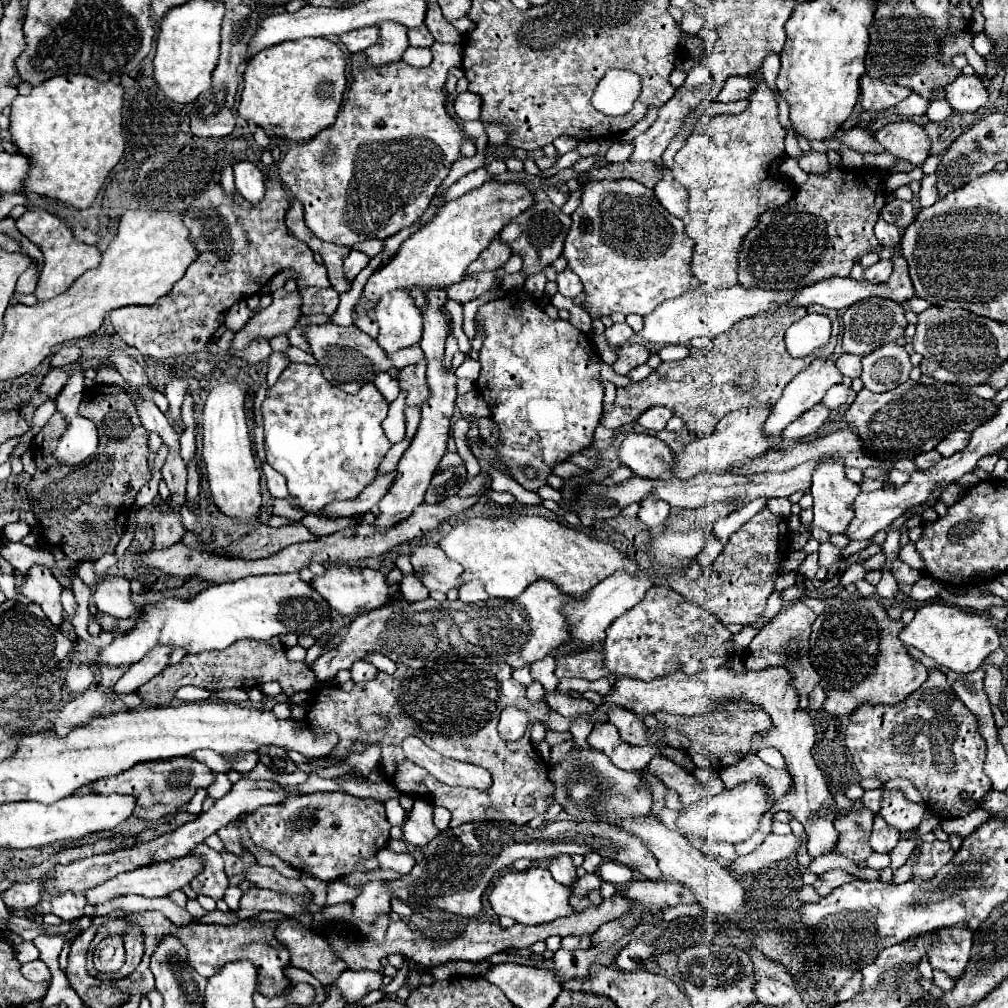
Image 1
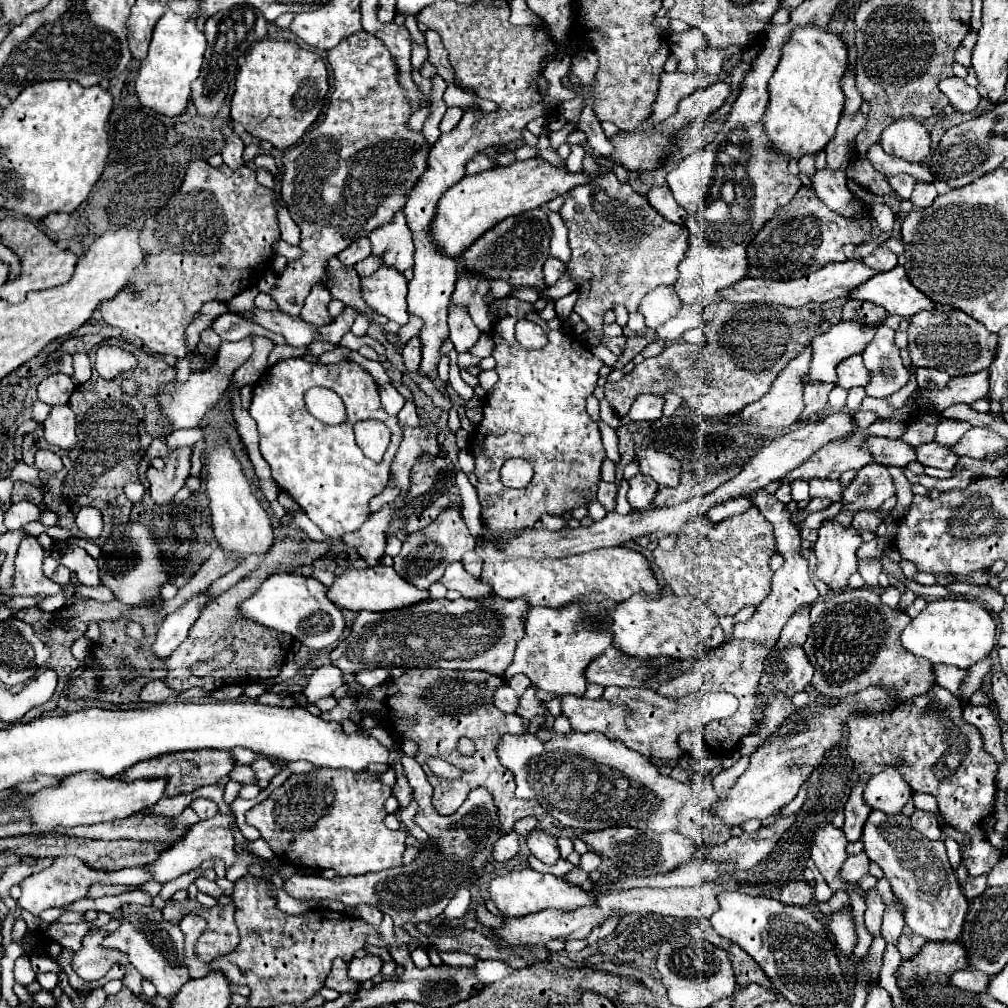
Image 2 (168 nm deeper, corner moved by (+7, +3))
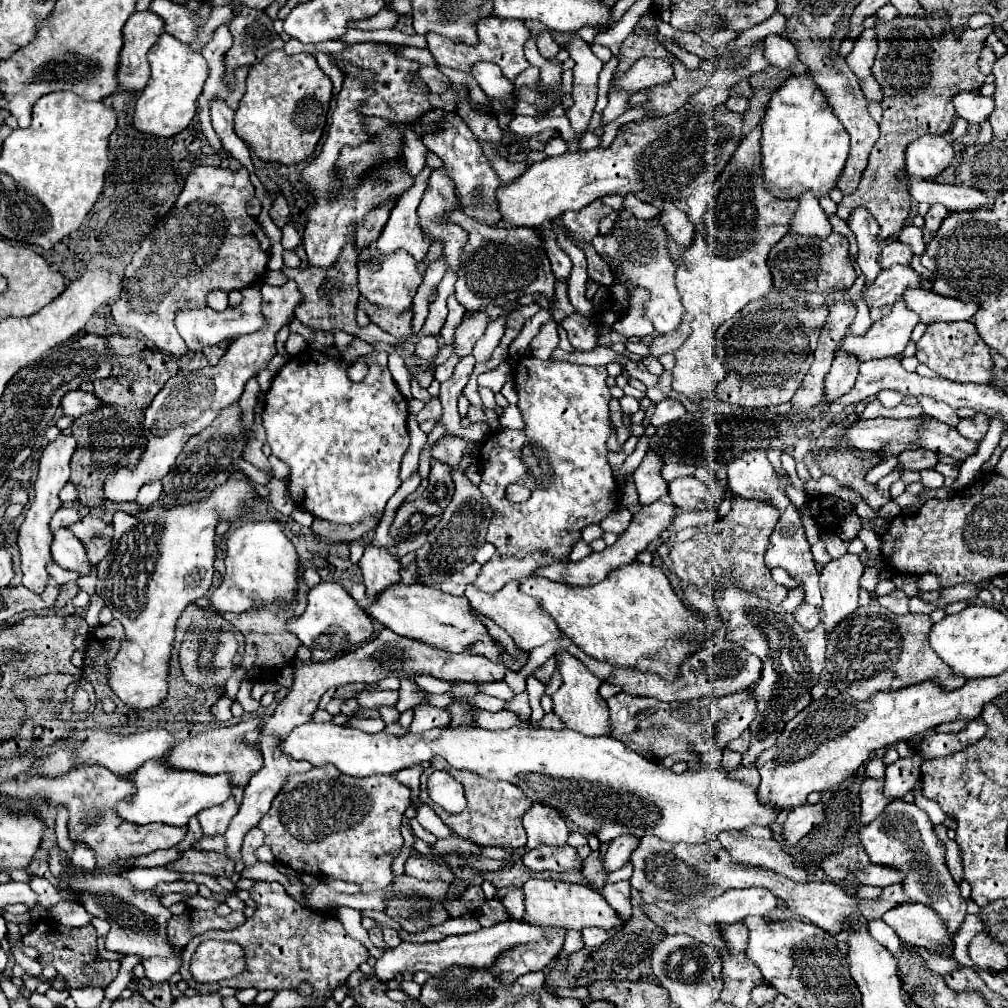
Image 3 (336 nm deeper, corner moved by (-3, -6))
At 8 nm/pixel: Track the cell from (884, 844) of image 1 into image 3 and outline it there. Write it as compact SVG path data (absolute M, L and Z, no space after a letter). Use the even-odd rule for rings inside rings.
M892 800L874 822L860 828L858 836L872 862L904 870L906 880L902 882L902 886L906 894L918 902L928 900L928 906L942 918L948 932L958 932L966 916L966 900L960 896L960 888L950 876L944 858L944 844L936 838L932 822L928 820L924 810L904 800Z

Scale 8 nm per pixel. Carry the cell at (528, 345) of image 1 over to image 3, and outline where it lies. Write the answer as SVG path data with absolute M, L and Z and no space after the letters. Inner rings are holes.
M524 356L518 360L518 366L516 366L516 392L518 392L518 408L524 416L524 422L526 422L526 430L500 430L500 432L494 432L490 434L482 448L480 448L480 462L482 462L482 482L480 482L480 492L488 498L490 506L494 506L494 518L490 522L490 528L488 528L488 534L486 534L486 542L494 544L498 554L502 556L518 556L520 554L532 554L532 550L540 550L544 554L552 554L552 558L556 560L568 560L570 552L572 552L572 546L576 544L576 540L580 540L580 532L582 528L586 528L588 524L600 524L610 512L616 510L618 506L618 484L616 484L616 478L612 474L612 468L606 460L606 440L610 436L610 412L608 412L608 402L610 402L610 390L606 386L606 378L608 378L608 372L606 368L588 368L588 366L578 366L578 364L570 364L570 362L554 362L554 360L538 360L534 356ZM508 484L522 484L530 490L530 498L522 504L514 504L510 500L506 500L506 486Z

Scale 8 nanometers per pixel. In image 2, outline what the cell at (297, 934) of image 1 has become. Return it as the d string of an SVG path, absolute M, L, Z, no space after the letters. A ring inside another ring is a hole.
M336 959L336 965L332 965L332 971L328 973L324 985L328 989L338 991L338 993L356 993L358 991L358 983L352 981L346 975L346 969L348 969L348 965L342 959Z

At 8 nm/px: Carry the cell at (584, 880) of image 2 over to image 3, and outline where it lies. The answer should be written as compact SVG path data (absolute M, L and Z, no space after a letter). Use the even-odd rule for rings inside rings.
M610 842L600 844L600 848L594 850L582 866L582 872L594 890L602 890L606 884L606 878L608 878L608 870L604 870L604 854L606 854L608 846L610 846Z

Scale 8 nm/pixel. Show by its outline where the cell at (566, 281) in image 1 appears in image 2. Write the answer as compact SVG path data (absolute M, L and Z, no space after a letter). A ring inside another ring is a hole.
M548 257L548 261L544 263L544 281L546 285L554 285L562 275L564 275L564 263L560 259L554 259L554 257Z

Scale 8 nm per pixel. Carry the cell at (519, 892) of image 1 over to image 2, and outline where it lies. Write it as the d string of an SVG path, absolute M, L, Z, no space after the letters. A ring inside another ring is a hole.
M532 867L514 869L502 877L492 879L488 885L488 893L504 917L524 917L524 915L538 913L544 909L572 911L574 907L592 905L596 901L596 897L592 893L584 893L578 887L570 887L562 877L556 877L550 873L540 873L540 871L534 871Z

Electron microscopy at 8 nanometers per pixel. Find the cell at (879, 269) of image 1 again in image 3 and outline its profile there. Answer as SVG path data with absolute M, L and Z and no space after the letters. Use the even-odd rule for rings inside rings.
M894 240L894 242L884 244L882 254L880 254L880 264L882 264L884 270L890 268L892 264L906 264L908 266L912 256L914 256L914 252L908 244L904 244L900 240Z

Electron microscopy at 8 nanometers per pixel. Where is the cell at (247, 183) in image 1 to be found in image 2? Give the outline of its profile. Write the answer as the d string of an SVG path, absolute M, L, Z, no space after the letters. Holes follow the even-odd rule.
M232 127L224 129L224 137L226 137L226 147L222 149L222 159L230 169L238 169L242 167L242 153L244 153L244 143L240 141L240 137L232 131Z

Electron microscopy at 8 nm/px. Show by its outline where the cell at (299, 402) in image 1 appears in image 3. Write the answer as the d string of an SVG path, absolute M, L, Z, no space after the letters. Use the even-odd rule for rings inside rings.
M306 350L292 356L274 376L272 386L266 392L262 412L262 424L266 428L272 454L290 466L288 488L298 508L342 526L358 524L366 516L382 516L386 502L402 484L400 462L410 444L406 428L408 400L400 394L386 366L388 354L370 352L364 360L368 364L368 374L362 382L352 382L346 374L346 366L354 364L350 360L332 358L320 350Z

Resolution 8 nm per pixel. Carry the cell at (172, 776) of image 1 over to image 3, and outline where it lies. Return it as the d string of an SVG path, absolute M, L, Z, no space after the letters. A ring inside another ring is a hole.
M252 718L252 720L244 720L240 724L222 726L216 730L188 736L178 746L174 746L166 758L172 766L182 768L182 770L194 770L194 772L202 772L202 774L230 772L234 786L246 786L248 780L256 774L256 770L260 770L262 754L256 746L244 746L244 742L240 742L240 738L244 738L244 734L248 730L256 730L256 726L264 726L264 718Z

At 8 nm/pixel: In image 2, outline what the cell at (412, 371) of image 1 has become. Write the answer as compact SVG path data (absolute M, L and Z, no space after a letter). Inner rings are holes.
M418 337L410 339L408 345L404 347L404 351L402 351L402 359L404 359L404 367L406 367L408 371L416 371L416 369L418 369L420 359L422 359L422 357L420 357L420 349L422 349L422 345L420 345Z

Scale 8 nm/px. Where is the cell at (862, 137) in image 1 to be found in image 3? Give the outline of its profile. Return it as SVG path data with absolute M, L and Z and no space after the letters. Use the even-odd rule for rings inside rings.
M902 178L908 182L910 194L918 202L926 204L942 204L948 214L954 212L972 212L980 208L992 208L990 196L986 196L982 190L974 186L962 186L962 184L938 184L932 180L918 180L918 178Z

